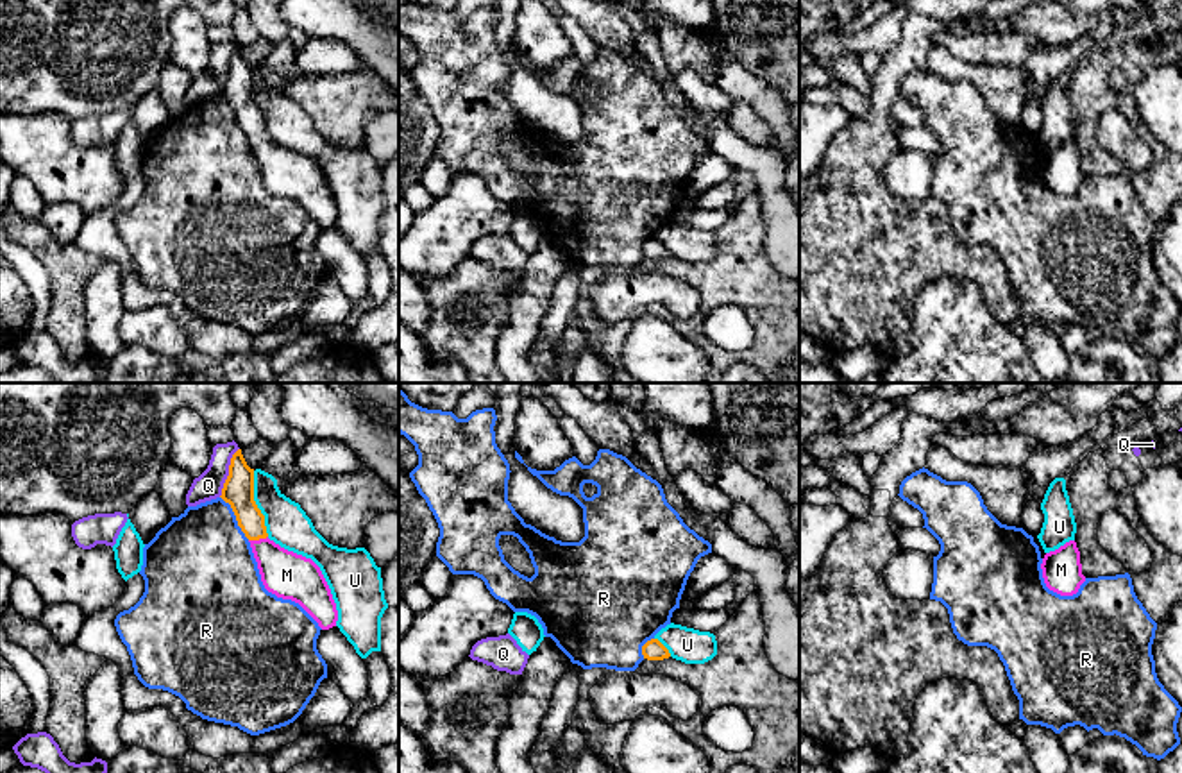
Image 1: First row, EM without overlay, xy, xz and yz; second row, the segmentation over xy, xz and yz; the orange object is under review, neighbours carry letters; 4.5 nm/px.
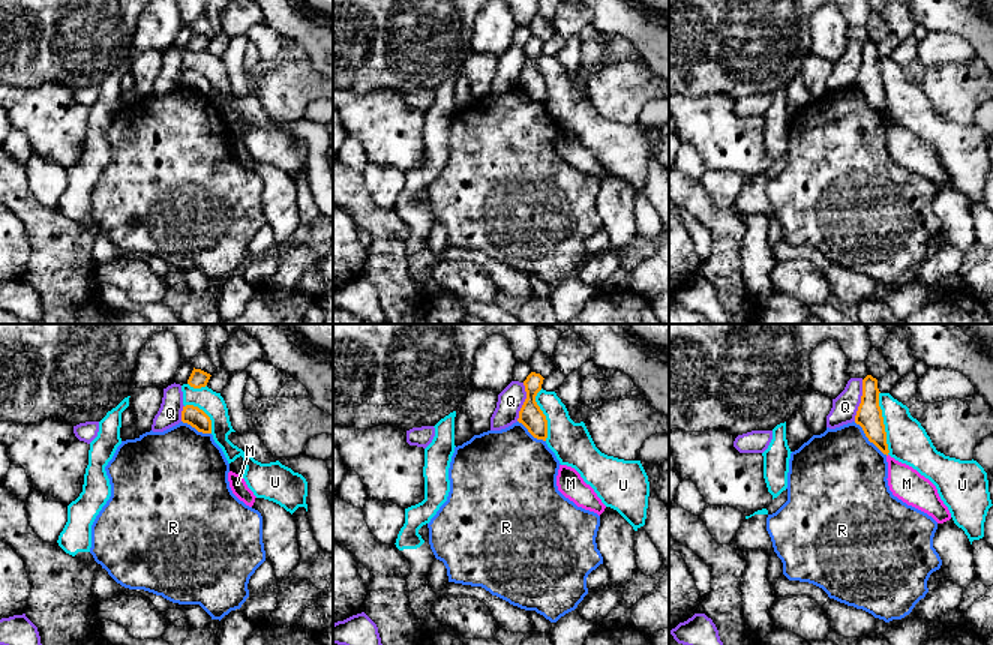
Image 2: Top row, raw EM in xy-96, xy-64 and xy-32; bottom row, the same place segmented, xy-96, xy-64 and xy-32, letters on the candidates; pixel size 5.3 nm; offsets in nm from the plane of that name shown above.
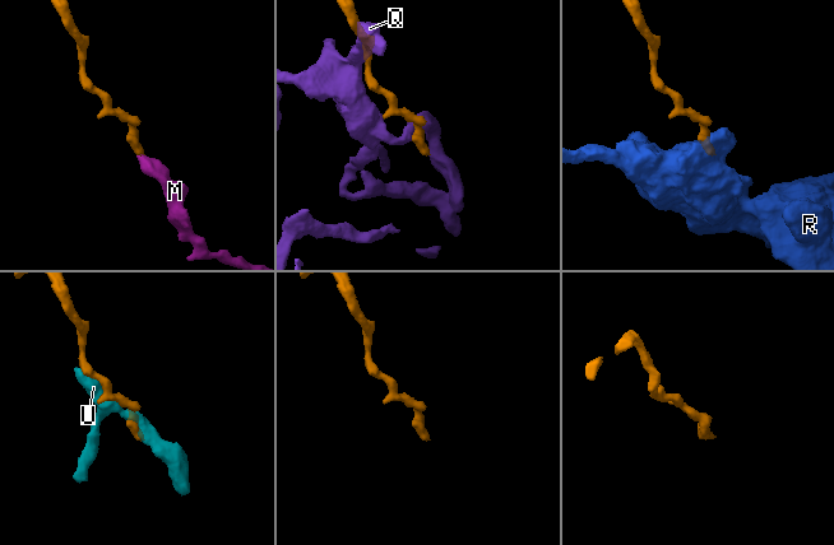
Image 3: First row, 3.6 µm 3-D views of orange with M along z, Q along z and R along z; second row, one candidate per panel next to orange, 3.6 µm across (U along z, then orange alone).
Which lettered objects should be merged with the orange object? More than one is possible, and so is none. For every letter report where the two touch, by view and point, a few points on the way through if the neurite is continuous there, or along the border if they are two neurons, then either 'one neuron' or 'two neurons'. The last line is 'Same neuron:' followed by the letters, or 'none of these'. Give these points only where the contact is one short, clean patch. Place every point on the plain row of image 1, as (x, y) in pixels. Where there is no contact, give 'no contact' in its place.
M: meets orange in xy at (258, 138); runs through xy (238, 90), (258, 138), (287, 174); one neuron
Q: meets orange in xy at (229, 72); border along xy (238, 47), (219, 95); two neurons
R: meets orange in xy at (236, 117); border along xy (220, 95), (249, 138); two neurons
U: meets orange in xy at (254, 102); two neurons
Same neuron: M

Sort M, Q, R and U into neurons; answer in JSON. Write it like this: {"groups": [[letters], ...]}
{"groups": [["M"], ["Q"], ["R"], ["U"]]}

